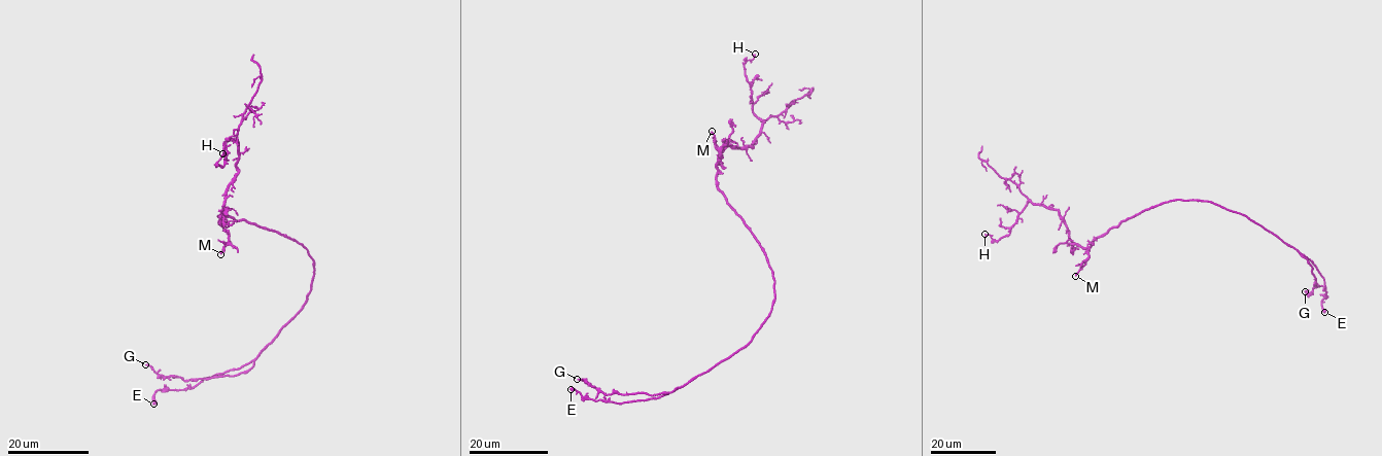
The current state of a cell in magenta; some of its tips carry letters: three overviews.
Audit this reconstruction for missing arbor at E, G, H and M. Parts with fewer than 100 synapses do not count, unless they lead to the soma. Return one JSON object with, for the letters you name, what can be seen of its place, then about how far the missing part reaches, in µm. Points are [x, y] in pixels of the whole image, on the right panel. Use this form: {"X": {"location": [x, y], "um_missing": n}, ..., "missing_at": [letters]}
{"missing_at": []}

